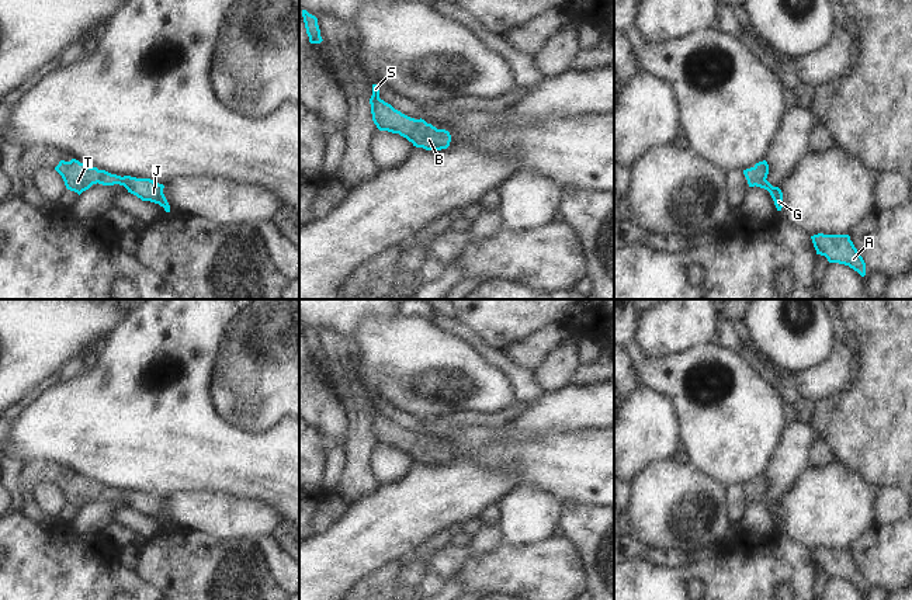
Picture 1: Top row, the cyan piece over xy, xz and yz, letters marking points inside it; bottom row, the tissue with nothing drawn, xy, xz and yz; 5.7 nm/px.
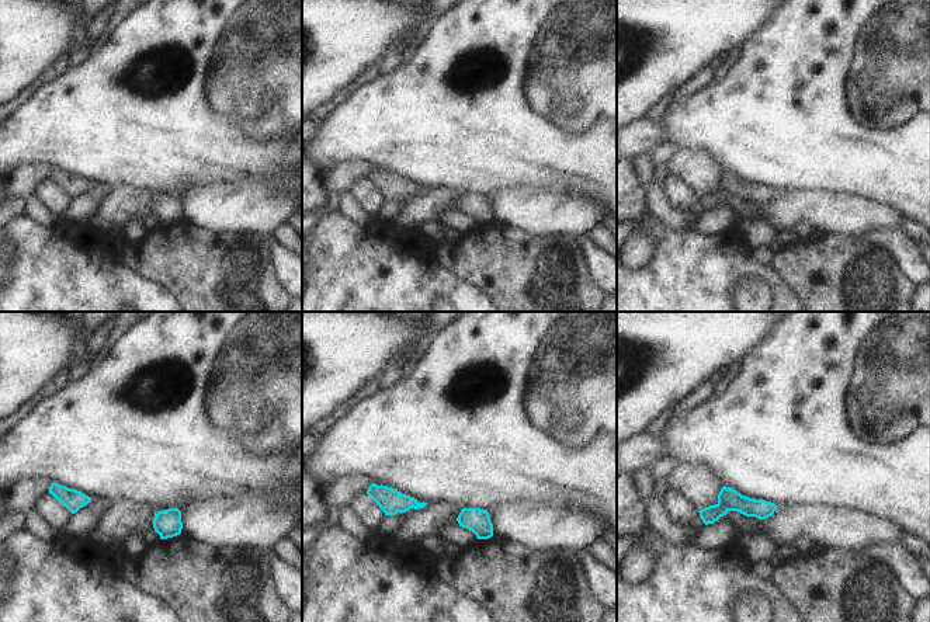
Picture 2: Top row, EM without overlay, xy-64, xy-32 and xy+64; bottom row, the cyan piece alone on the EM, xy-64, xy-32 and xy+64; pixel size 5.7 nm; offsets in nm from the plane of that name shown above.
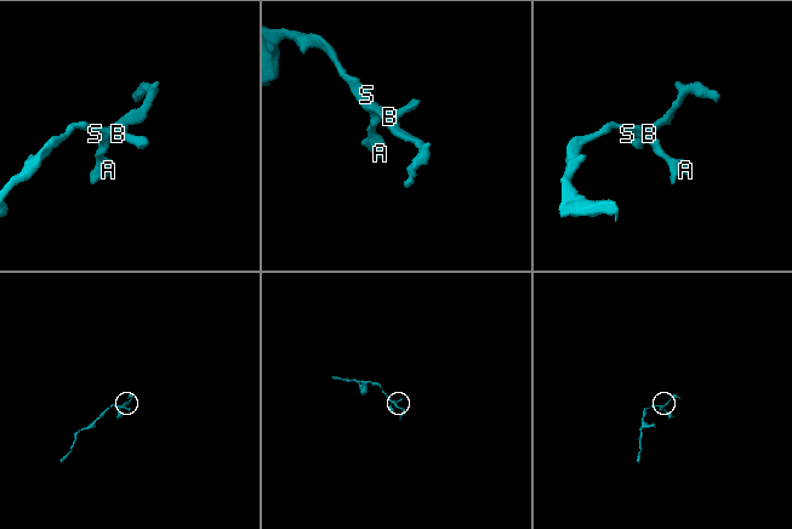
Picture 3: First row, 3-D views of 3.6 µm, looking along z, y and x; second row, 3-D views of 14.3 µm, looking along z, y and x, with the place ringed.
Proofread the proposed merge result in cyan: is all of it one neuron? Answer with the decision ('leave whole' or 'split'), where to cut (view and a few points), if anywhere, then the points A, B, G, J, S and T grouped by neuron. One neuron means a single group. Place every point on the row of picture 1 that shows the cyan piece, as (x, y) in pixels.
leave whole; cut none; groups A B G J S T

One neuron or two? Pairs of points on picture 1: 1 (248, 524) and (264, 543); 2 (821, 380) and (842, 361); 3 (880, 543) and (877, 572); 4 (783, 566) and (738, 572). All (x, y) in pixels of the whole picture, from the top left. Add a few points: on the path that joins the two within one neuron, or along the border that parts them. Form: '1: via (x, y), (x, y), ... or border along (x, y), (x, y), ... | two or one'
1: border along (271, 534), (252, 538) | two
2: via (826, 377), (836, 367) | one
3: via (880, 550), (880, 565) | one
4: via (772, 566), (749, 568) | one

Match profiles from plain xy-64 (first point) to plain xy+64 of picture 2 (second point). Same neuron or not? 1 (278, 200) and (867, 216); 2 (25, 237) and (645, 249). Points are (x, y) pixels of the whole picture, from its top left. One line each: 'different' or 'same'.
1: same
2: different

